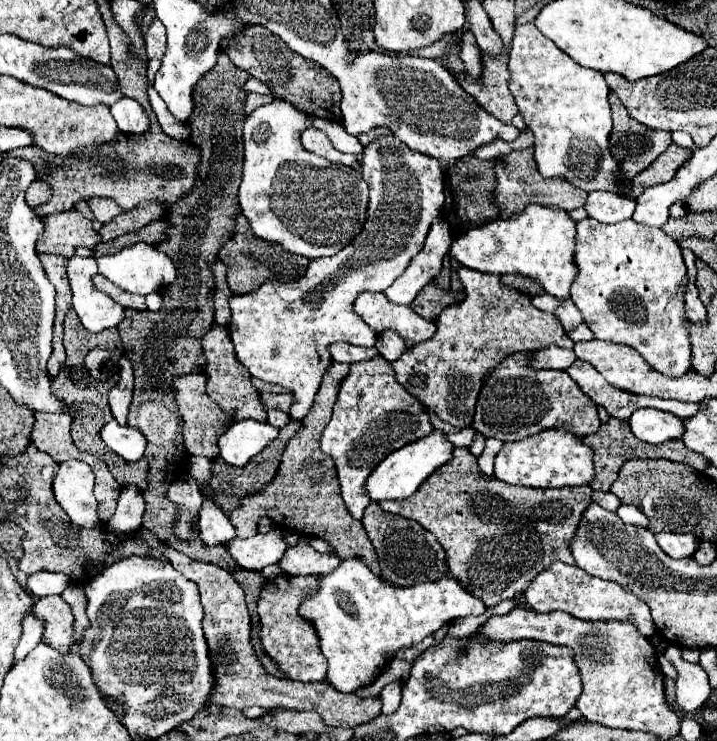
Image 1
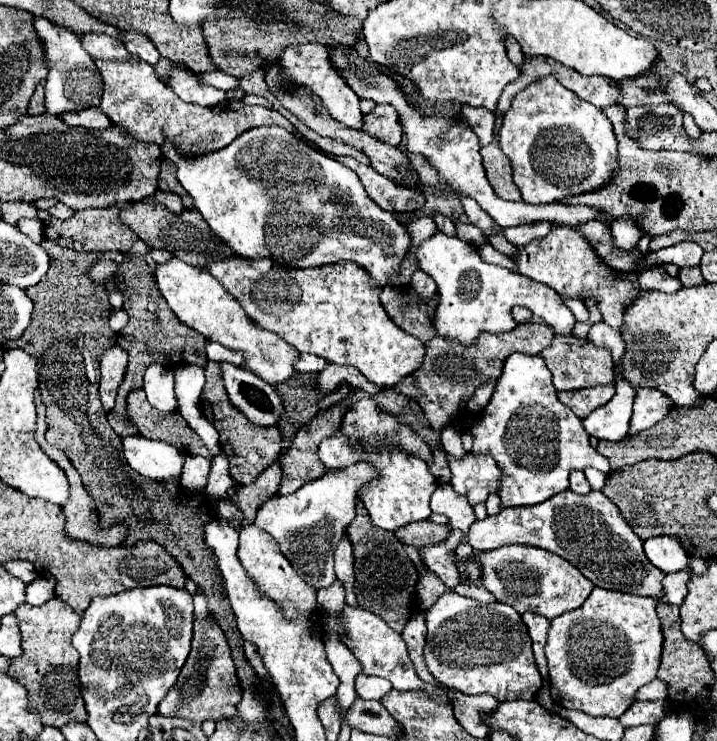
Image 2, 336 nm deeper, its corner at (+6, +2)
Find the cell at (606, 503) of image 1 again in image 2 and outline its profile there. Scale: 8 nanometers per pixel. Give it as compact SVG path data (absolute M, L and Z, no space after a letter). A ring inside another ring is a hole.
M582 471L570 473L570 491L582 493L582 495L586 495L590 491L590 485L588 485L588 481L586 481L586 477L584 477Z

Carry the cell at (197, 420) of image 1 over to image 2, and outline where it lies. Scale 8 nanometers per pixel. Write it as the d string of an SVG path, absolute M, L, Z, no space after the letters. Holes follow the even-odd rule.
M142 389L128 395L128 419L136 425L138 435L146 439L166 441L184 455L202 455L206 459L212 457L202 439L190 429L180 413L158 413L154 407L150 407Z

